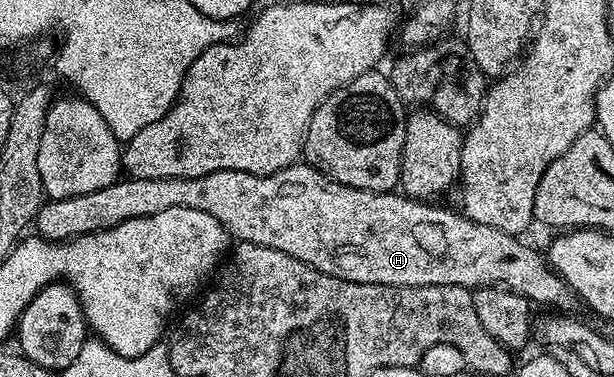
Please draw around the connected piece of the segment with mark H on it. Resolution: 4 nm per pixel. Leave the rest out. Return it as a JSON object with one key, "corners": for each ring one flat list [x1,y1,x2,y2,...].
{"corners":[[298,160,292,166,283,168,274,174,252,174,251,172,239,172,238,170,220,170,211,172,207,176,198,178,130,178,122,177,120,180,112,182,107,188,99,188,99,192,91,192,83,196,74,198,54,198,52,200,42,201,40,208,37,209,35,219,36,233,49,242,67,242,74,236,82,234,93,234,97,230,110,230,113,226,118,226,120,222,125,222,128,218,142,218,151,216,155,212,167,212,167,208,195,208,199,212,207,212,207,216,215,216,219,224,228,232,230,239,237,242,254,242,263,248,275,248,275,252,287,252,287,256,295,256,295,260,303,260,311,268,323,272,327,276,342,278,348,282,358,282,359,284,383,284,384,286,464,286,466,290,472,292,482,286,500,286,504,289,515,292,519,296,529,299,530,303,541,306,555,306,561,312,573,312,576,306,579,306,577,293,572,290,568,284,549,269,548,261,537,250,532,250,527,243,521,242,520,237,503,232,499,228,491,228,487,224,472,222,470,218,465,217,464,213,456,209,444,210,441,204,430,204,425,200,410,198,401,192,371,192,370,190,360,190,339,184,335,179,328,178,320,170,309,165,304,160]]}

